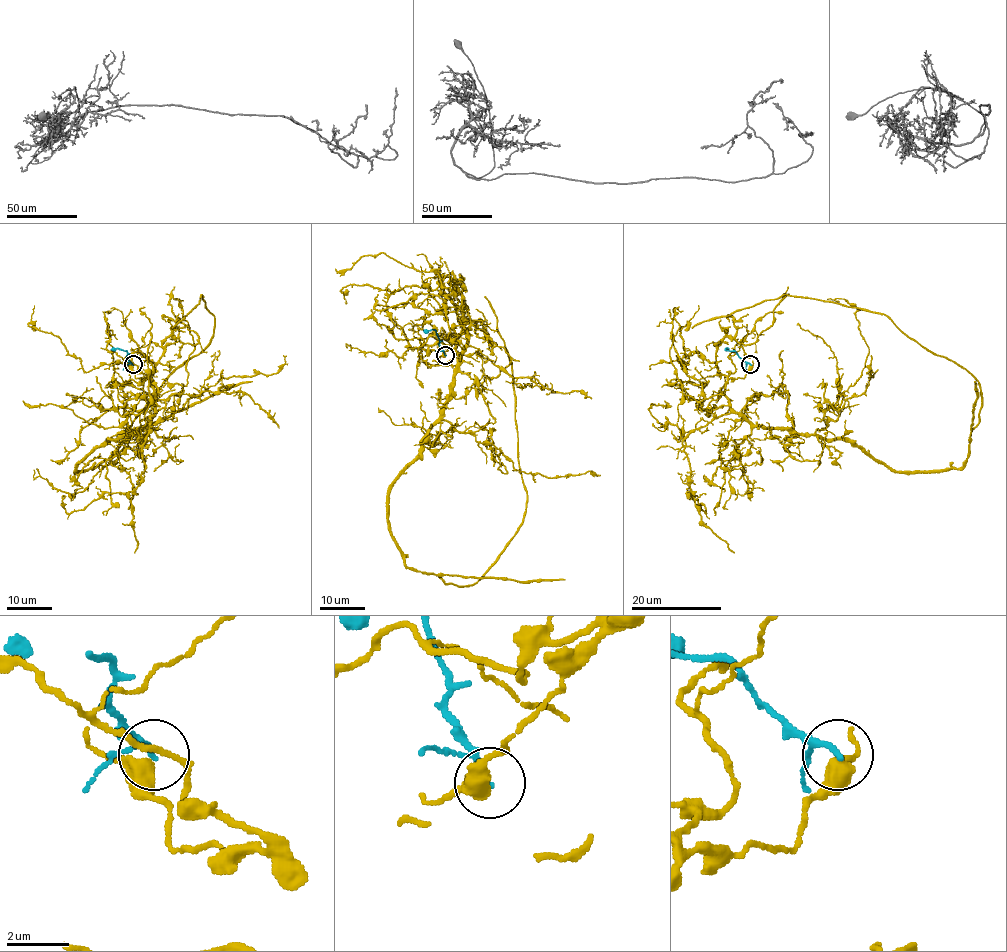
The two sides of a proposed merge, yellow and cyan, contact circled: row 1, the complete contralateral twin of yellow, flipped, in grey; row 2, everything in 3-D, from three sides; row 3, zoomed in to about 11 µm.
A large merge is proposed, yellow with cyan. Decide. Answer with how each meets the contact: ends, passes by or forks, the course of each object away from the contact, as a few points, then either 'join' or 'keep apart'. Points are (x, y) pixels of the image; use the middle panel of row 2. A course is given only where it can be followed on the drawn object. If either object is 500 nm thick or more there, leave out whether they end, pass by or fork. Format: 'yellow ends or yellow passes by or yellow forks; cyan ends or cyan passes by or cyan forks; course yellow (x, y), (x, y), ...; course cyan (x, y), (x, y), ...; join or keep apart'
yellow passes by; cyan ends; course yellow (445, 355), (469, 329), (388, 531), (409, 567), (474, 584), (526, 492), (484, 296); course cyan (445, 355), (437, 333), (423, 329); keep apart

